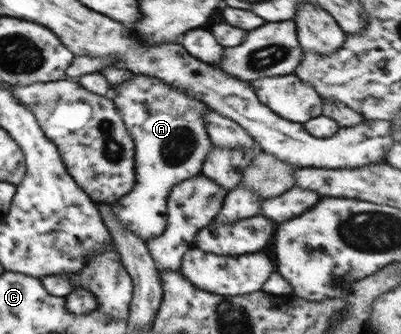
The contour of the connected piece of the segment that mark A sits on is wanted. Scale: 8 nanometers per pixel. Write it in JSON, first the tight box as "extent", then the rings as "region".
{"extent":[111,74,213,242],"region":[[[134,74],[133,78],[119,85],[118,93],[112,98],[115,106],[122,114],[123,122],[134,142],[134,165],[136,181],[131,192],[124,194],[117,202],[111,204],[115,218],[126,230],[136,234],[145,242],[161,236],[167,226],[167,199],[171,189],[180,182],[201,174],[202,166],[207,153],[213,148],[208,137],[204,116],[211,111],[210,108],[176,91],[170,84],[154,76]]]}

